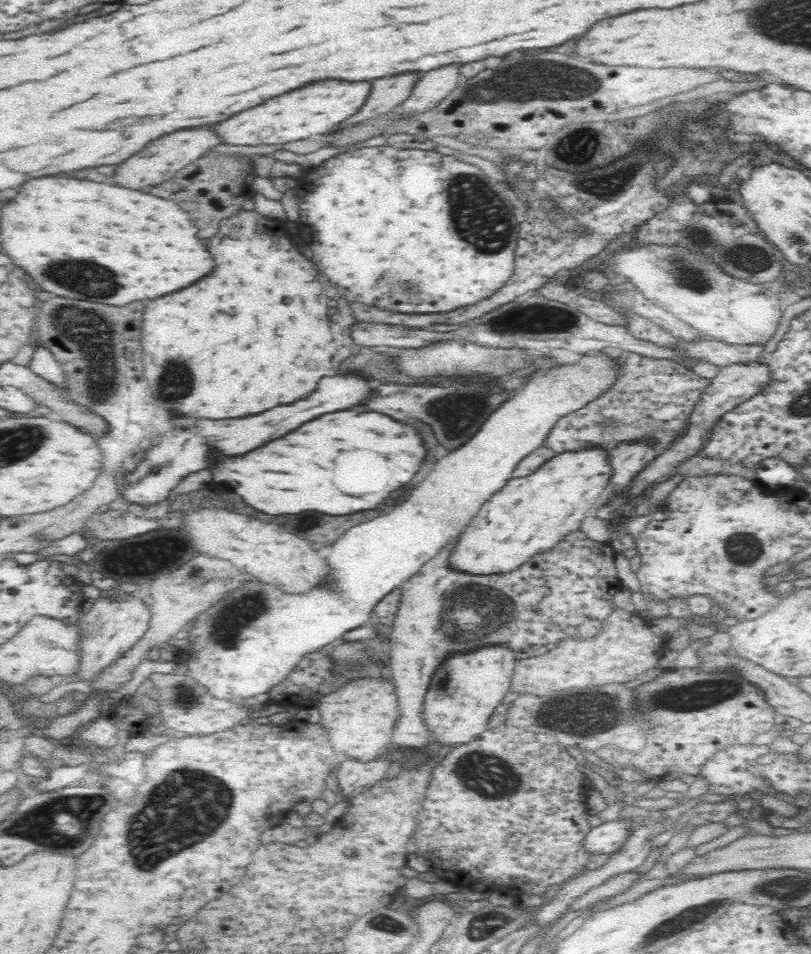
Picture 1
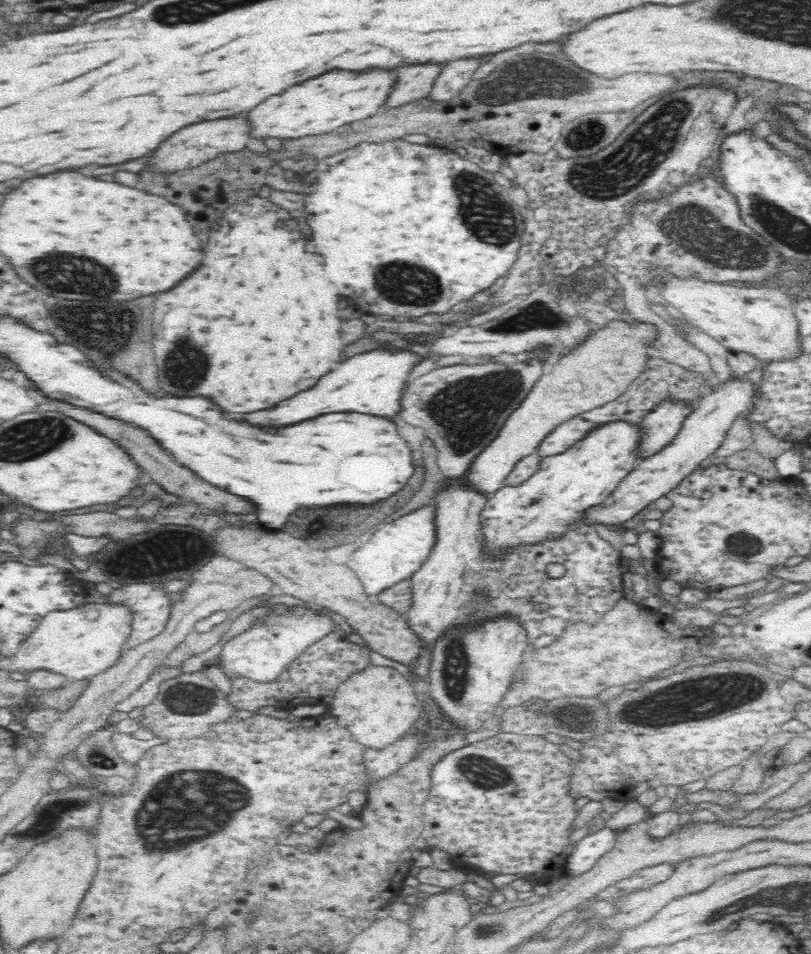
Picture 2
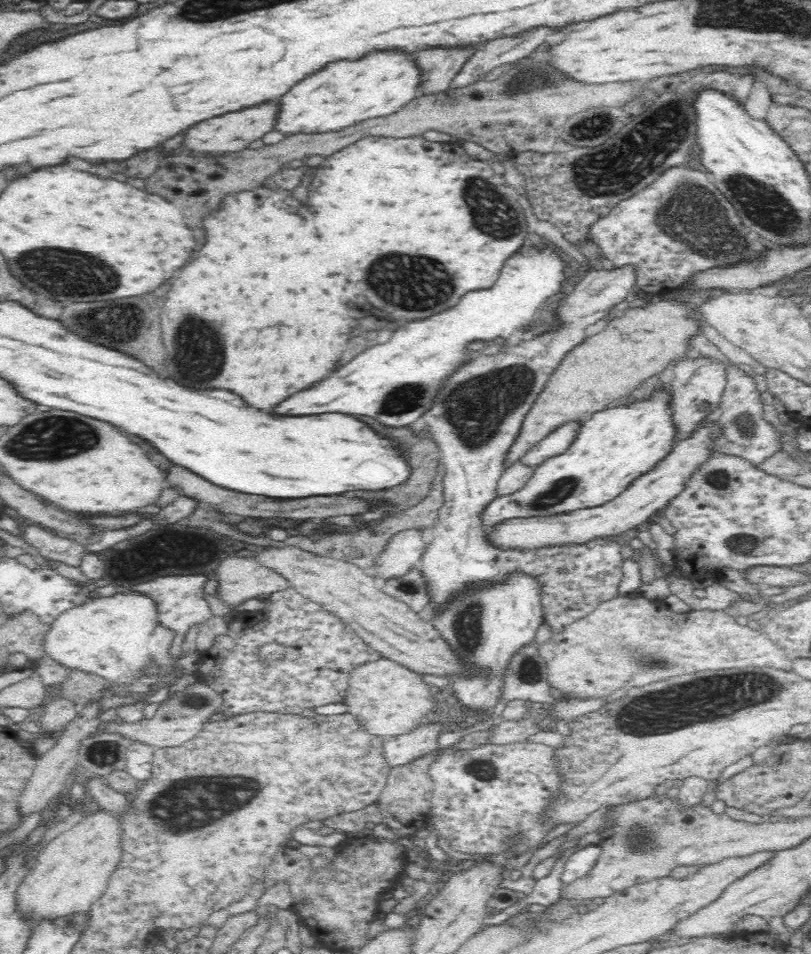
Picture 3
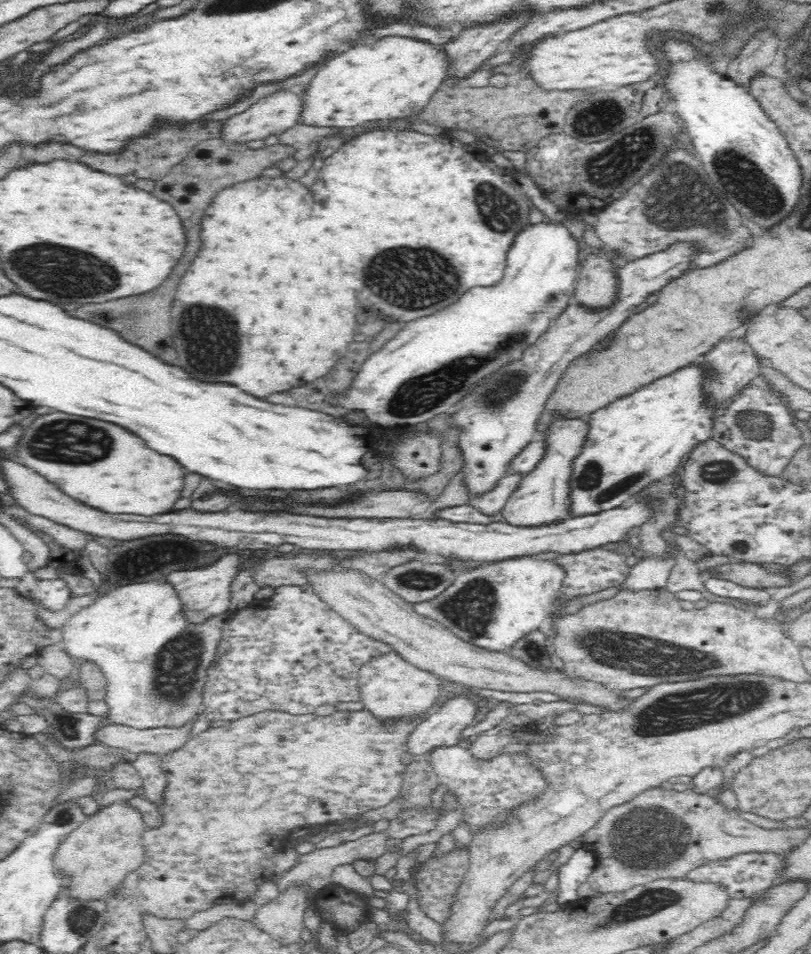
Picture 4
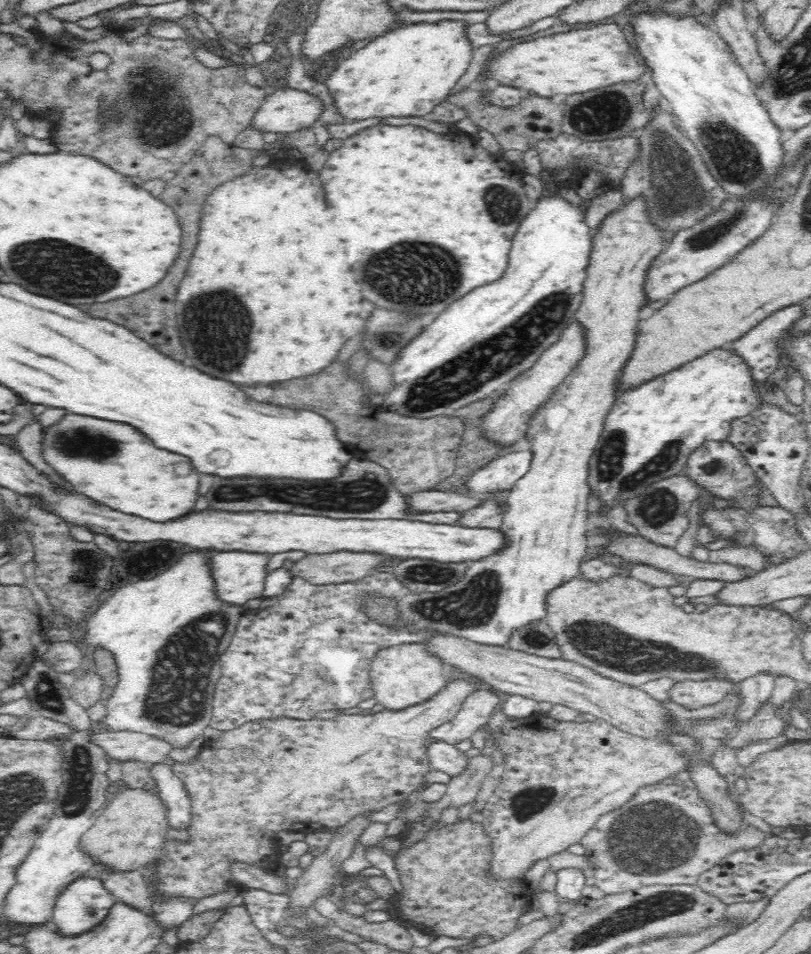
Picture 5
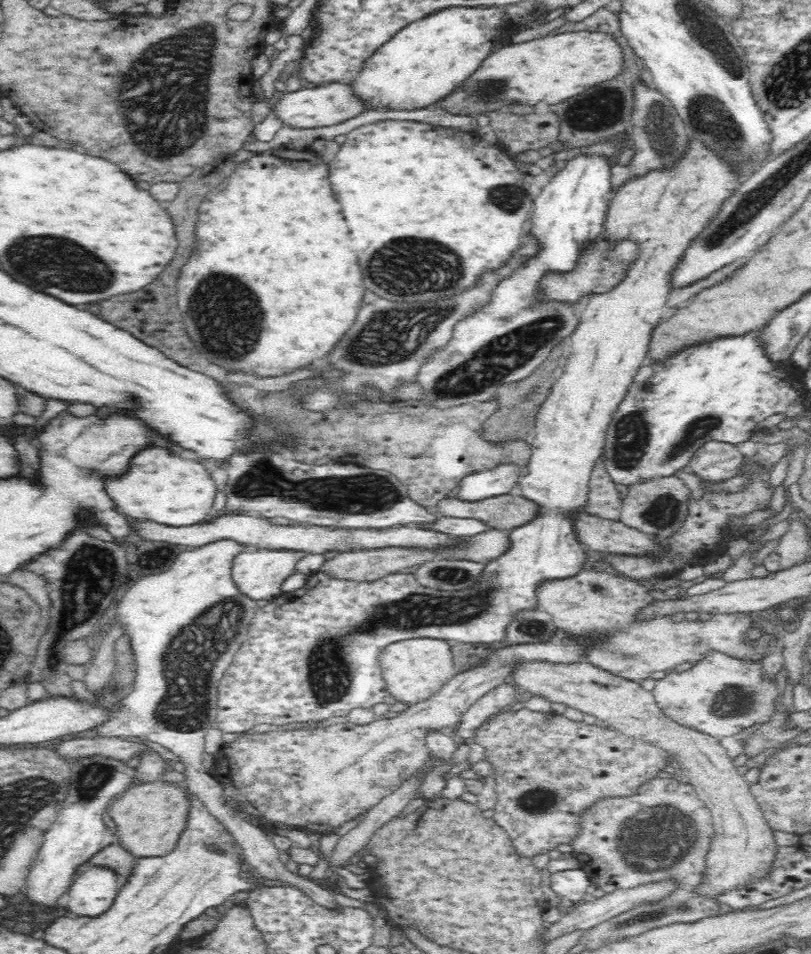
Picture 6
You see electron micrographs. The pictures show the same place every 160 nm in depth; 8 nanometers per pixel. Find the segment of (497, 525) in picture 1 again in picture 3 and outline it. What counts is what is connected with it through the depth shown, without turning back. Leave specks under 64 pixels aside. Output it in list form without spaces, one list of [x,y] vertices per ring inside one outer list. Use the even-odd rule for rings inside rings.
[[[658,390],[648,400],[638,400],[632,404],[614,404],[602,412],[594,413],[590,420],[583,422],[582,428],[578,430],[576,441],[566,452],[550,458],[544,464],[536,467],[532,478],[520,490],[512,494],[498,495],[484,509],[483,524],[490,529],[509,519],[560,516],[610,502],[634,478],[648,472],[652,466],[656,466],[656,462],[660,462],[666,454],[670,454],[672,443],[677,441],[673,436],[671,412],[667,407],[668,393],[667,390]]]

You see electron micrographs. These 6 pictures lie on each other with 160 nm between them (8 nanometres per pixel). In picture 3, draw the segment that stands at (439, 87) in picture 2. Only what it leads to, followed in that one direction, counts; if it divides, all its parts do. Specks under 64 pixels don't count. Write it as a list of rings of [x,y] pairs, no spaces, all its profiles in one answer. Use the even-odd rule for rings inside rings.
[[[540,28],[540,32],[534,32],[528,38],[520,36],[520,38],[502,38],[502,40],[488,42],[482,50],[478,52],[474,50],[474,54],[470,54],[470,58],[465,60],[455,77],[449,82],[449,88],[452,90],[464,88],[482,80],[488,71],[499,70],[502,64],[512,64],[524,59],[524,56],[532,52],[532,48],[544,42],[548,34],[552,34],[552,30]],[[526,40],[532,40],[532,42],[526,42]]]

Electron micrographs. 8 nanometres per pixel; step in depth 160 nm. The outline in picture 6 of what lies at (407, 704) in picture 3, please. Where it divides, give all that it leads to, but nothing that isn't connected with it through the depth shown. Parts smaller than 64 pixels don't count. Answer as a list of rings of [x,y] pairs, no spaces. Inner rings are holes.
[[[435,638],[406,640],[386,646],[380,653],[380,673],[386,693],[402,704],[413,705],[430,698],[456,674],[450,647],[450,642]]]

